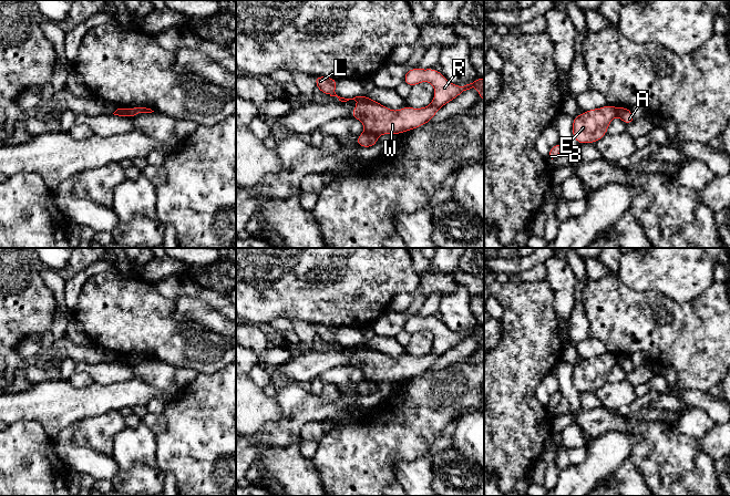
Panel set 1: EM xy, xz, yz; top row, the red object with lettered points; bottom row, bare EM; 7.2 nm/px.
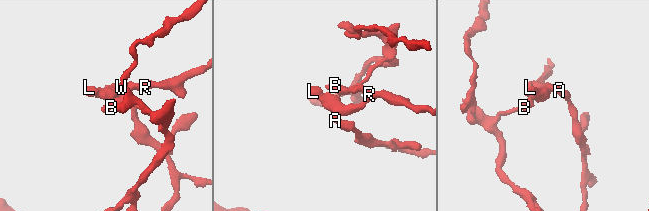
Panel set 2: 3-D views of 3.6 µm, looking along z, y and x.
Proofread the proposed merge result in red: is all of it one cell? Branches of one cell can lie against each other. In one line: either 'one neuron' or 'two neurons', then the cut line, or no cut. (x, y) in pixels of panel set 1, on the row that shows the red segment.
two neurons; cut in xz along (366, 131), (378, 135)

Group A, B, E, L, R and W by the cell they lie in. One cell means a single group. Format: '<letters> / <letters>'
A / B E L R W

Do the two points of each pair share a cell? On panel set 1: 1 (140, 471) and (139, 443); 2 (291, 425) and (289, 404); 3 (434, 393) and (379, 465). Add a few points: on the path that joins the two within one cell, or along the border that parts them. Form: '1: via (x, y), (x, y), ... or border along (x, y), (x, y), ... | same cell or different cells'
1: border along (157, 467), (136, 463), (126, 469), (120, 468) | different cells
2: via (295, 420), (295, 410) | same cell
3: via (417, 411), (380, 447) | same cell

